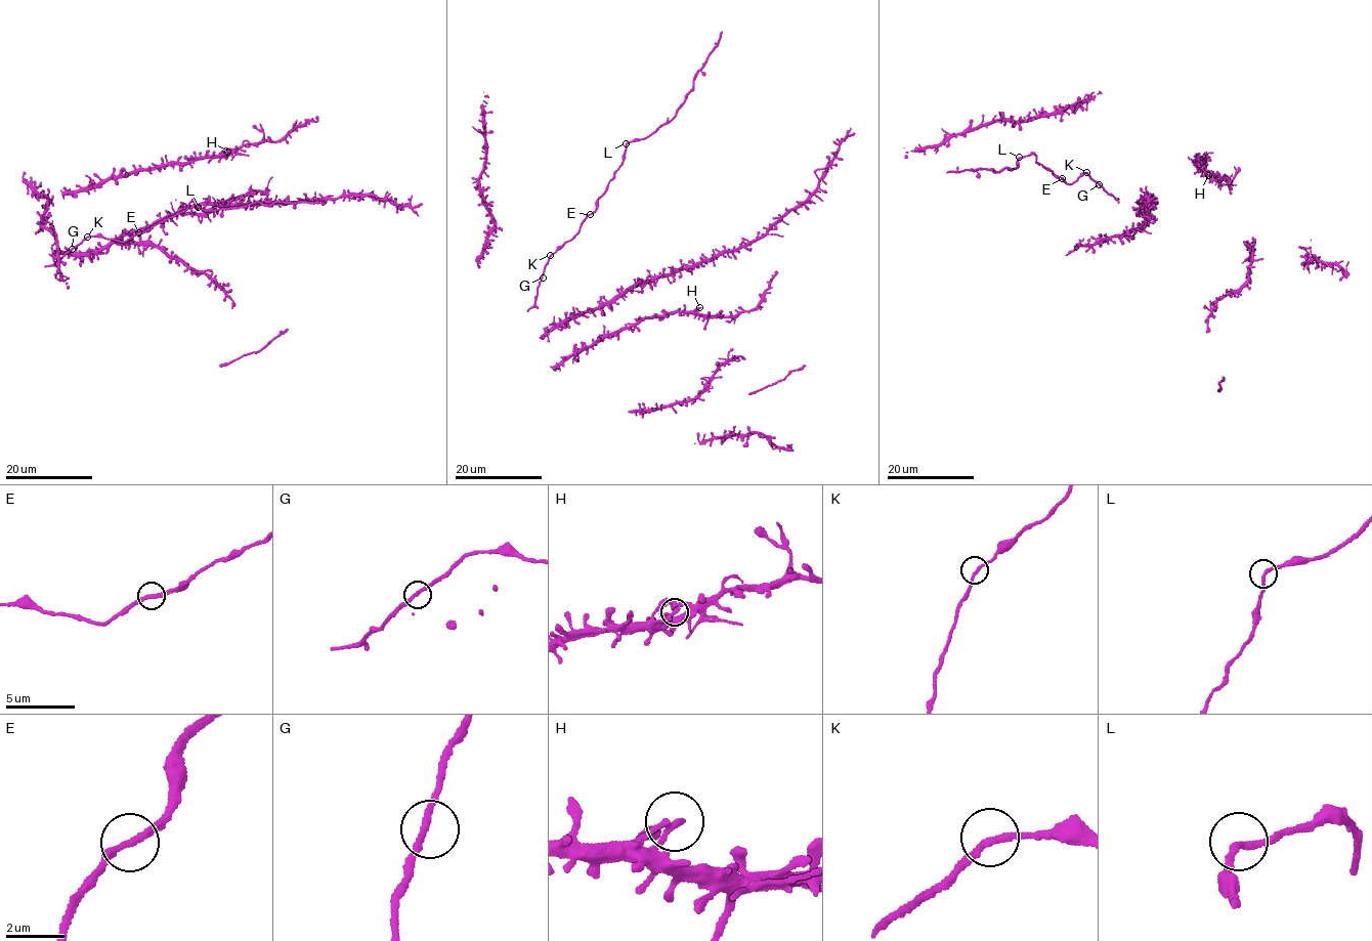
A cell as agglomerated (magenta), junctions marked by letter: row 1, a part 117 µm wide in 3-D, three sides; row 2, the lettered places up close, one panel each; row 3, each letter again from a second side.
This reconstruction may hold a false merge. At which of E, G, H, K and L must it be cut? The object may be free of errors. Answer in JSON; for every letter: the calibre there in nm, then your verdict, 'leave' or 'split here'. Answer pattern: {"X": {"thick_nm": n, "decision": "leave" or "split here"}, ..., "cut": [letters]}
{"E": {"thick_nm": 260, "decision": "leave"}, "G": {"thick_nm": 240, "decision": "leave"}, "H": {"thick_nm": 200, "decision": "leave"}, "K": {"thick_nm": 220, "decision": "leave"}, "L": {"thick_nm": 220, "decision": "leave"}, "cut": []}

